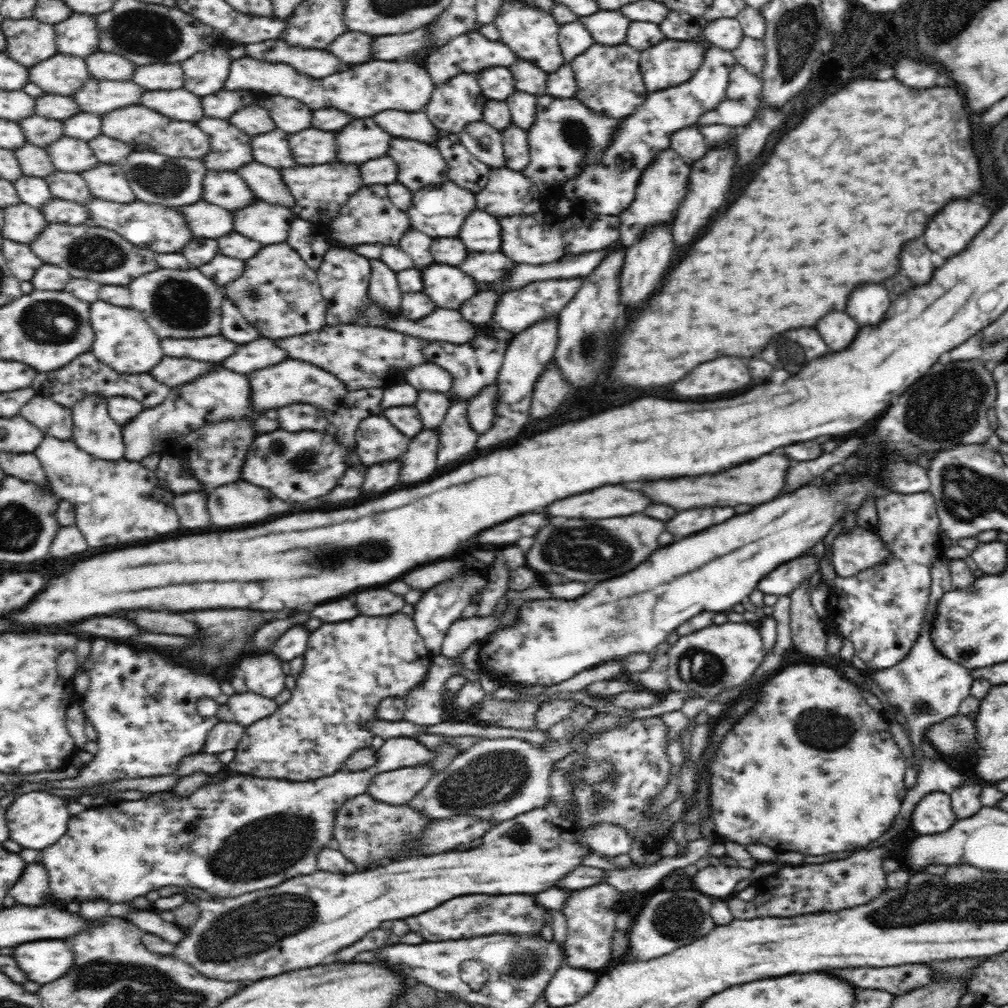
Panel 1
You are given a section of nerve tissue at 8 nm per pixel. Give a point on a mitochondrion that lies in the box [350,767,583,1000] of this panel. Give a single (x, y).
(526, 964)

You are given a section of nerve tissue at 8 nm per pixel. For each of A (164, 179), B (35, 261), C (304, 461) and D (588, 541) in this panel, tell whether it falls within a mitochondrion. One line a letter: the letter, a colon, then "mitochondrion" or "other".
A: mitochondrion
B: other
C: mitochondrion
D: mitochondrion

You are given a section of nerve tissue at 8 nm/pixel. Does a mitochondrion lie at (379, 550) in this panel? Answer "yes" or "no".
yes

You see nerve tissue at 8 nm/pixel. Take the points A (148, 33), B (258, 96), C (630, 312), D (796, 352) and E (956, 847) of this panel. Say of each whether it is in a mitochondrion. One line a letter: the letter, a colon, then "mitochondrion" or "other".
A: mitochondrion
B: other
C: other
D: mitochondrion
E: other

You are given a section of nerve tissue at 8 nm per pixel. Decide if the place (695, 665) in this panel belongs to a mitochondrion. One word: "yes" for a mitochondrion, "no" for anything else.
yes

